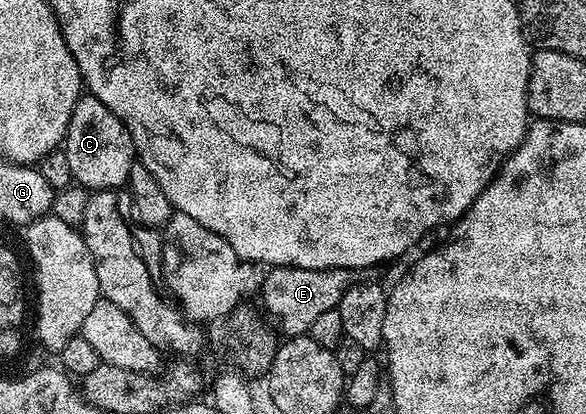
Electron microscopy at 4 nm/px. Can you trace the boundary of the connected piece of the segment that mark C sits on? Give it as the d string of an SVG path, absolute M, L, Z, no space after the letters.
M88 94L75 102L71 122L65 131L63 151L67 154L74 181L86 190L120 189L128 181L131 166L135 163L133 139L123 122L115 118L99 98Z

